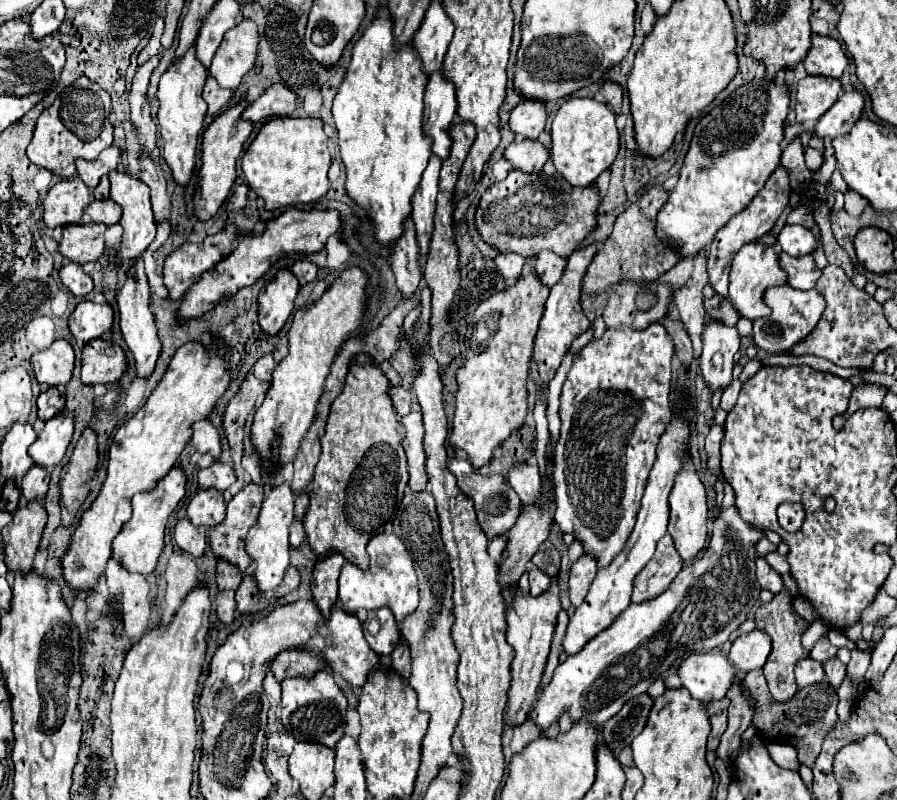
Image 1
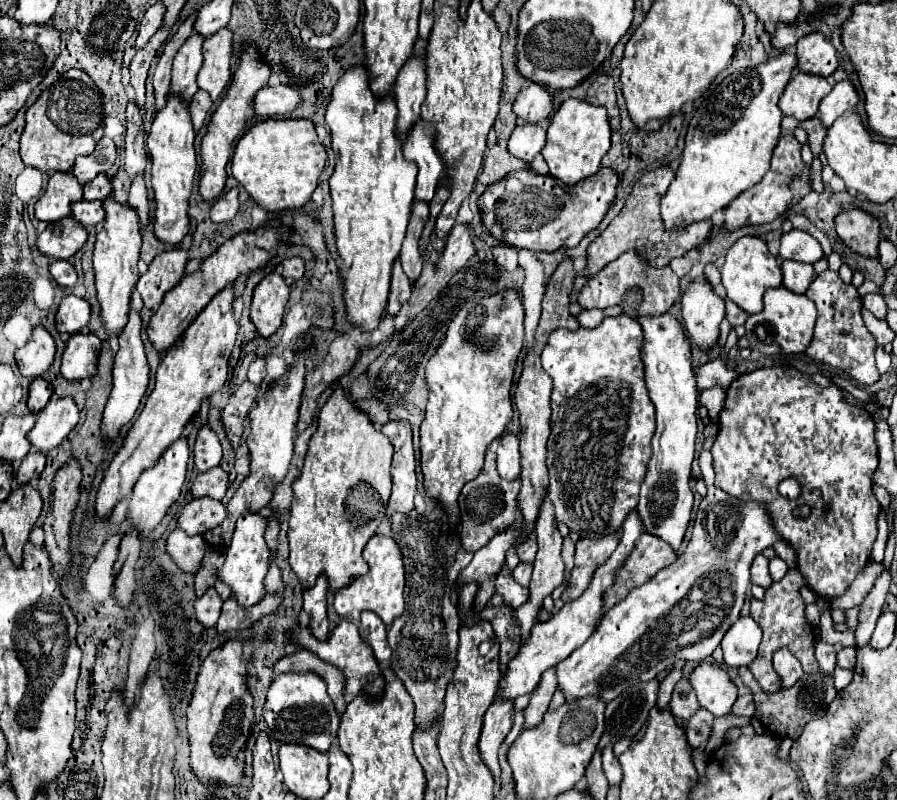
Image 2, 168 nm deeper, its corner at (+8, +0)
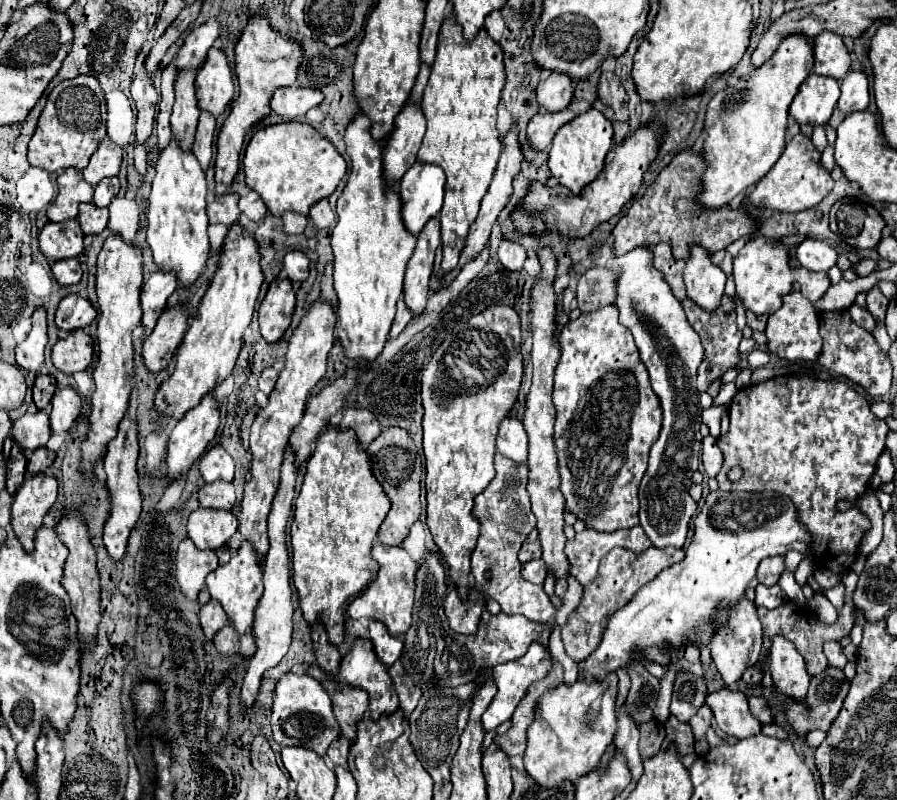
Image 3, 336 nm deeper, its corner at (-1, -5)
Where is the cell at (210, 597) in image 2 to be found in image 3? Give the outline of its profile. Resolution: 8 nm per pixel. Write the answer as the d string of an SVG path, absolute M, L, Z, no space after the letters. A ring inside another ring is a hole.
M210 600L208 604L204 604L204 606L200 608L200 626L202 626L202 632L204 632L204 636L206 636L208 640L212 640L214 634L216 634L226 622L228 622L228 618L226 618L220 602Z

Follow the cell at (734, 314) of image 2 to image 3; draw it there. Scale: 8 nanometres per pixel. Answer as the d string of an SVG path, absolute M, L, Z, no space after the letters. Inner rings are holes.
M746 312L746 318L748 318L748 326L752 328L752 330L760 330L760 332L764 332L764 328L766 328L766 318L768 318L768 314L762 314L762 316L756 316L754 312Z

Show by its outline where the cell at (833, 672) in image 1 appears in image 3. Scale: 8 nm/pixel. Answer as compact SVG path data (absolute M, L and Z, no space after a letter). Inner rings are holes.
M824 642L824 654L826 654L826 658L828 658L828 662L830 662L830 666L836 666L836 668L844 668L846 666L846 656L844 656L844 652L842 652L842 646L838 644L838 642Z

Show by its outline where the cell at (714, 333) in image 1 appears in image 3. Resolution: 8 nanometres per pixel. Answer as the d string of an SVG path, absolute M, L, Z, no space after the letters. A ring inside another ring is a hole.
M698 244L690 248L690 256L686 258L684 282L688 296L706 312L714 312L720 306L726 274L720 266L712 264L710 254Z

